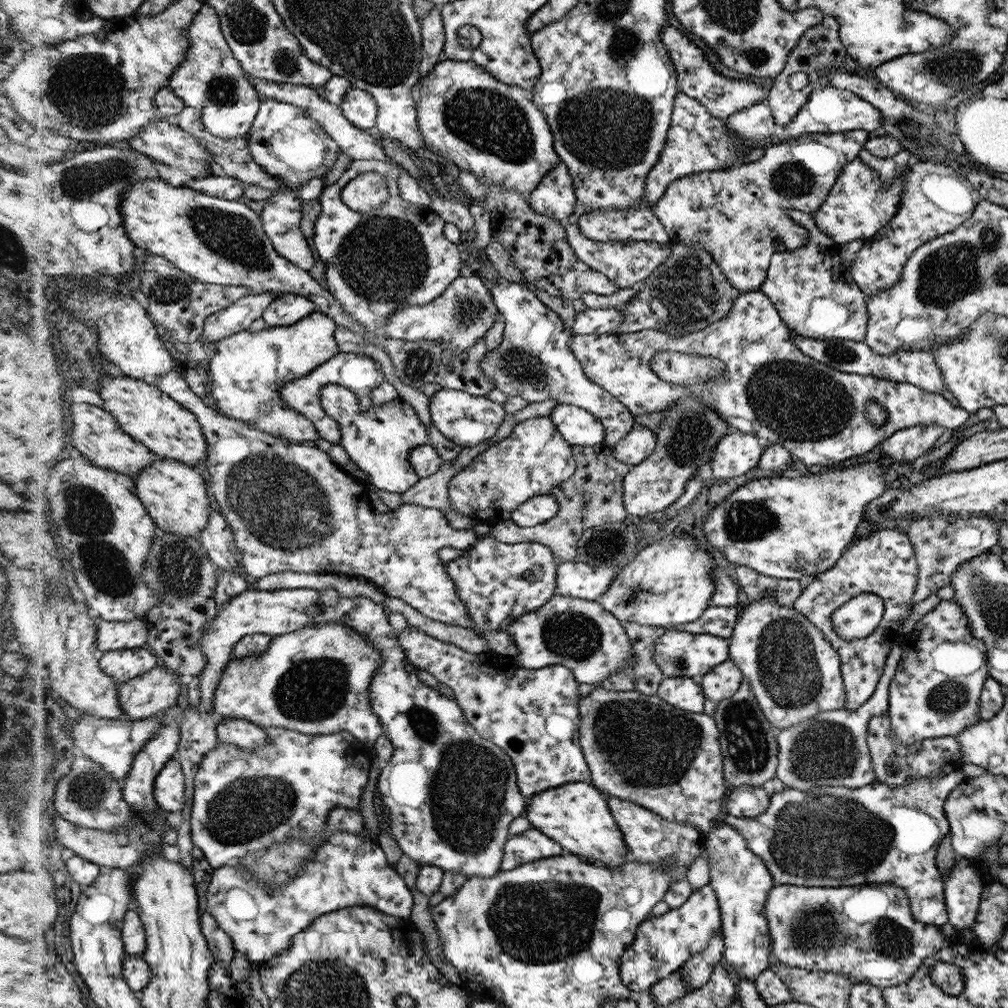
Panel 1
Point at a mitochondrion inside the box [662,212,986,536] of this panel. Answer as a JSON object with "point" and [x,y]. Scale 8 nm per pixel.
{"point":[797,402]}

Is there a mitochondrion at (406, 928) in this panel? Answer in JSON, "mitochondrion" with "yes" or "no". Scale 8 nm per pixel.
{"mitochondrion":"no"}

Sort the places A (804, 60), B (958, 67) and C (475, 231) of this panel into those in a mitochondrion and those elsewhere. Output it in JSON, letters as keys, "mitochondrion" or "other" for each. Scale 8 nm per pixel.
{"A":"other","B":"mitochondrion","C":"other"}

